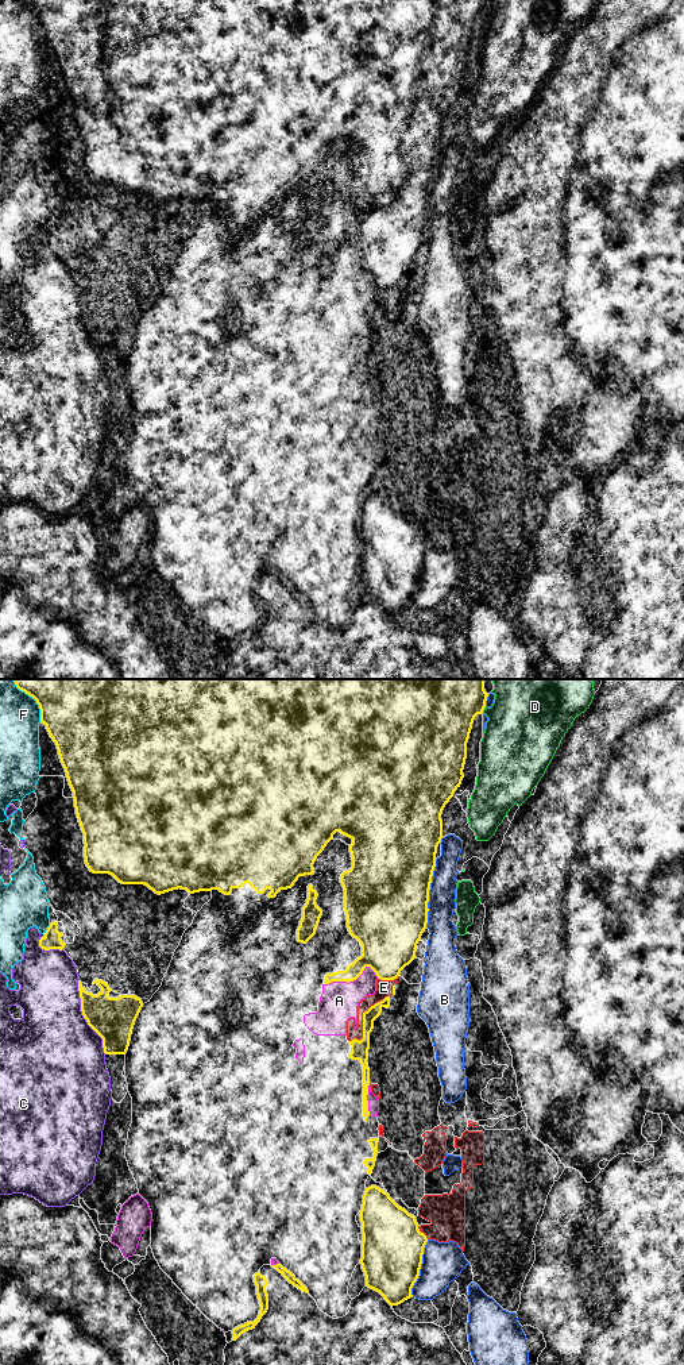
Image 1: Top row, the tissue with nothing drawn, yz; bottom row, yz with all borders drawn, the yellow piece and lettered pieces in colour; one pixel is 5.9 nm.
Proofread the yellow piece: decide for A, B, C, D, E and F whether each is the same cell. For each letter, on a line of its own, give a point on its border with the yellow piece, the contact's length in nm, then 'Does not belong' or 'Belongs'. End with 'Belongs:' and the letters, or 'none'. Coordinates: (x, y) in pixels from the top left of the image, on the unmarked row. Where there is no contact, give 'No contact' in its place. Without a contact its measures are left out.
A: Touches yellow at yz (351, 289). Shared border 340 nm. Does not belong
B: Touches yellow at yz (428, 201). Shared border 420 nm. Does not belong
C: Touches yellow at yz (84, 326). Shared border 480 nm. Does not belong
D: Touches yellow at yz (483, 18). Shared border 40 nm. Does not belong
E: Touches yellow at yz (363, 328). Shared border 380 nm. Belongs
F: Touches yellow at yz (38, 12). Shared border 220 nm. Does not belong
Belongs: E

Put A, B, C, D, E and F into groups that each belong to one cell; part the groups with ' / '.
A / B / C / D / E / F

